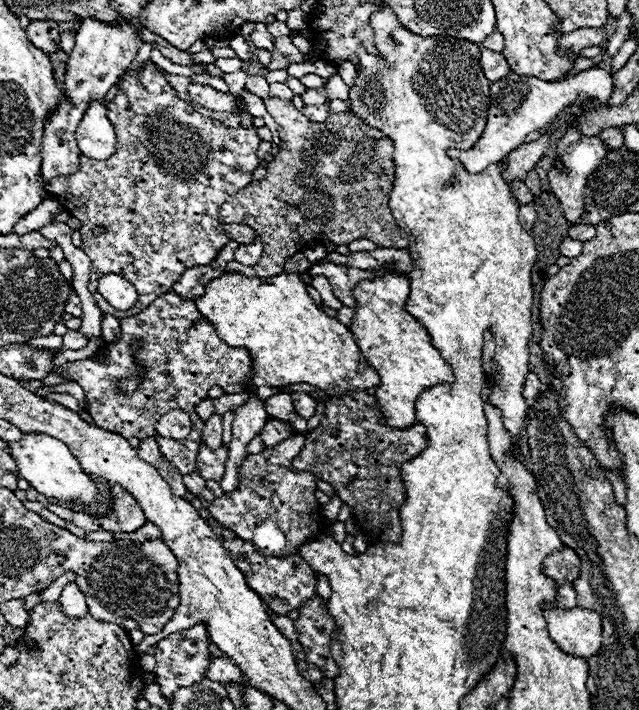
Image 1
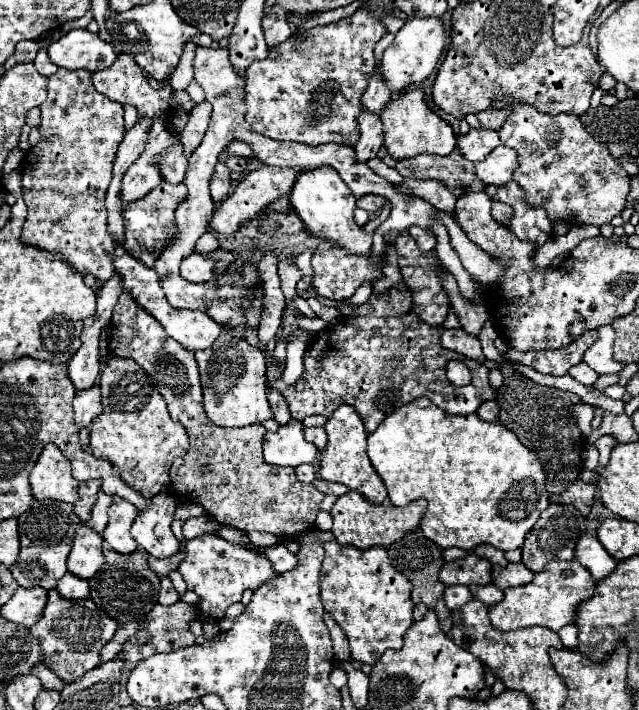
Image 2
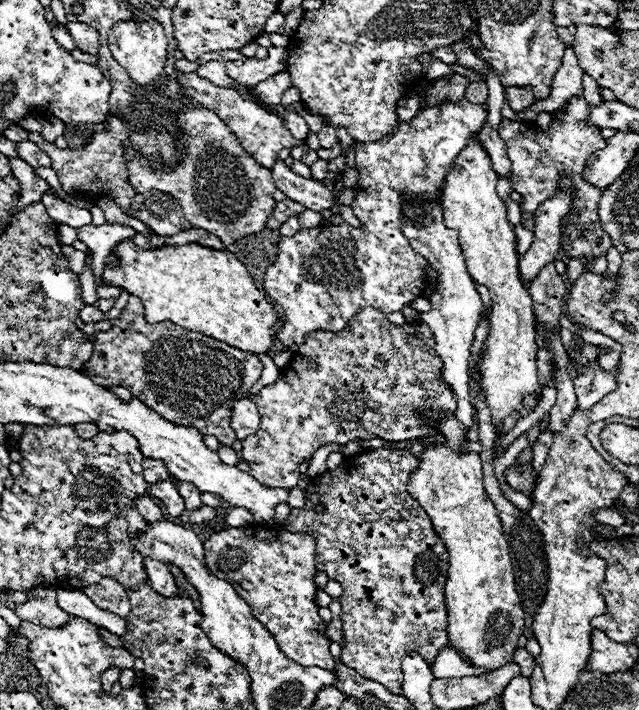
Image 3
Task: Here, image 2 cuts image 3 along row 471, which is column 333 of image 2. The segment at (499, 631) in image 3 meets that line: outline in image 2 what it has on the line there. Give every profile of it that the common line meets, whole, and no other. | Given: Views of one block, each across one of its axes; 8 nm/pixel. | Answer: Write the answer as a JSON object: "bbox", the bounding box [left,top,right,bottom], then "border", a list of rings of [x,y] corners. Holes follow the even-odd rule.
{"bbox":[320,404,388,504],"border":[[[342,404],[334,416],[326,422],[326,434],[328,434],[328,444],[326,450],[322,454],[322,462],[320,462],[320,476],[328,482],[342,482],[346,484],[350,490],[358,490],[364,498],[380,504],[388,498],[386,486],[382,482],[382,478],[378,476],[378,472],[374,470],[374,466],[370,464],[370,458],[366,454],[366,430],[364,430],[364,422],[360,418],[360,414],[350,406],[350,404]]]}

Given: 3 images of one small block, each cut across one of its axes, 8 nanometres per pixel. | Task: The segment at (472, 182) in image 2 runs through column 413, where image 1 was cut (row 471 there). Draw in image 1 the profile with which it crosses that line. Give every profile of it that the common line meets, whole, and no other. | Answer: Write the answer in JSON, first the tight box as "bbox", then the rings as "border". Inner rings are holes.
{"bbox":[138,438,188,496],"border":[[[152,438],[142,440],[138,446],[138,456],[142,460],[148,460],[148,464],[152,464],[160,472],[160,476],[164,476],[164,480],[168,480],[172,492],[176,492],[178,496],[184,496],[188,492],[184,482],[182,482],[182,474],[162,456],[156,440],[152,440]]]}

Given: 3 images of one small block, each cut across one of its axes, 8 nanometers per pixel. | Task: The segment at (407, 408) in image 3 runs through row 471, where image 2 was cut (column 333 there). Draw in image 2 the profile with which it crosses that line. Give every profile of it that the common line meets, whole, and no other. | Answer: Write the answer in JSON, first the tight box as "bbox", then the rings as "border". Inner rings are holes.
{"bbox":[312,248,386,300],"border":[[[334,248],[334,250],[324,250],[324,252],[314,252],[312,256],[312,268],[314,268],[314,276],[312,276],[312,288],[318,290],[320,296],[332,296],[336,300],[348,300],[354,296],[354,292],[358,290],[358,286],[362,286],[364,282],[378,282],[382,278],[382,268],[386,264],[386,250],[374,258],[374,254],[348,254],[342,248]]]}

